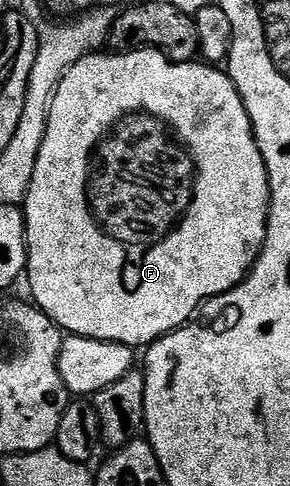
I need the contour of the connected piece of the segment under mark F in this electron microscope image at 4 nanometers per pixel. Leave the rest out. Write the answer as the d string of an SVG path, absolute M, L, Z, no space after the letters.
M149 48L125 52L95 52L84 56L84 60L72 64L72 68L68 68L64 80L60 80L58 90L54 93L54 99L50 105L48 128L44 136L44 144L40 144L40 156L36 156L36 168L32 172L32 184L26 193L24 213L26 216L26 268L24 274L27 279L30 277L31 296L29 295L29 297L32 299L33 305L44 311L57 324L59 330L76 338L95 338L101 342L119 342L131 348L145 348L155 342L157 338L163 338L171 330L179 330L181 326L186 325L199 313L203 304L240 285L251 268L254 267L254 261L258 259L266 243L266 225L270 215L270 181L264 164L264 156L260 152L258 141L254 138L250 117L244 108L240 92L234 87L229 73L217 65L207 64L201 60L173 62L161 50Z

